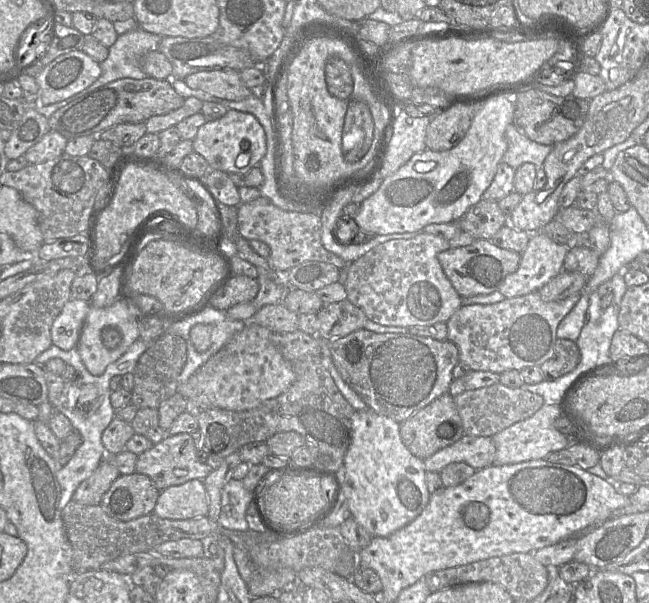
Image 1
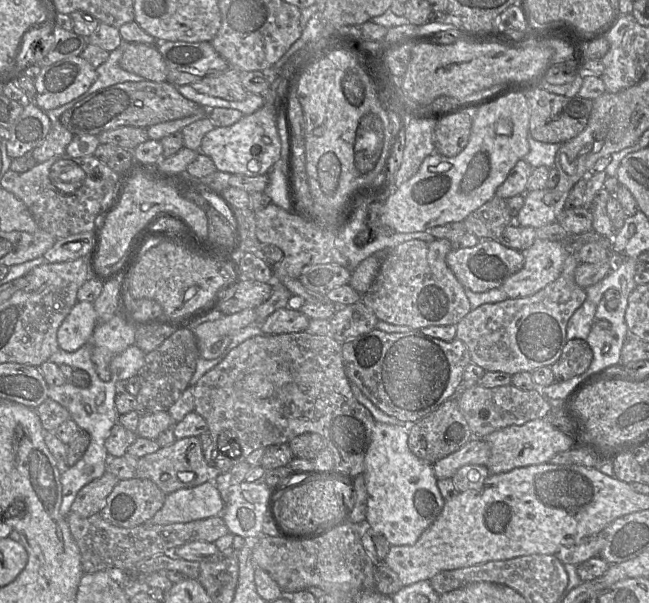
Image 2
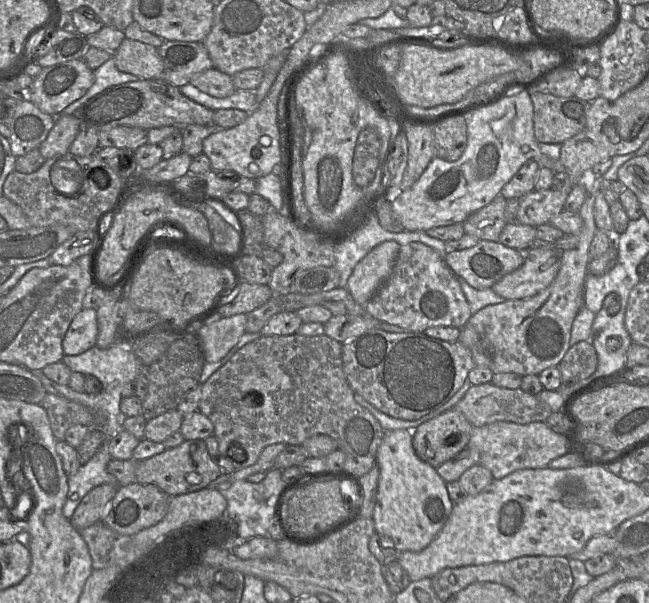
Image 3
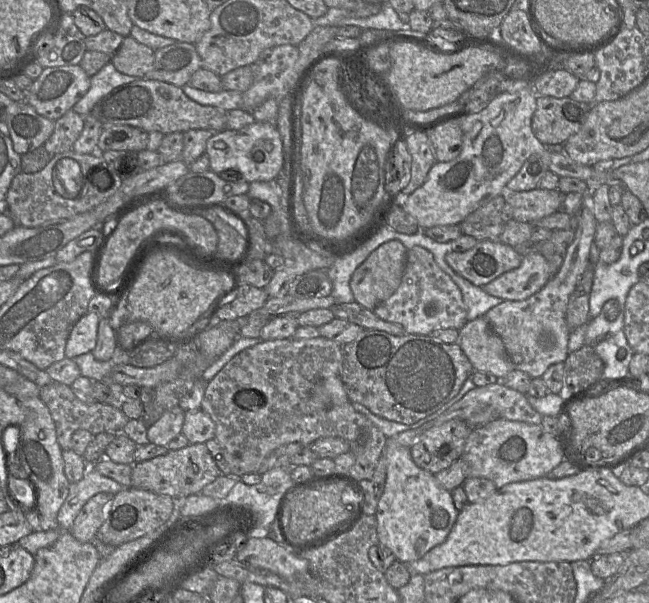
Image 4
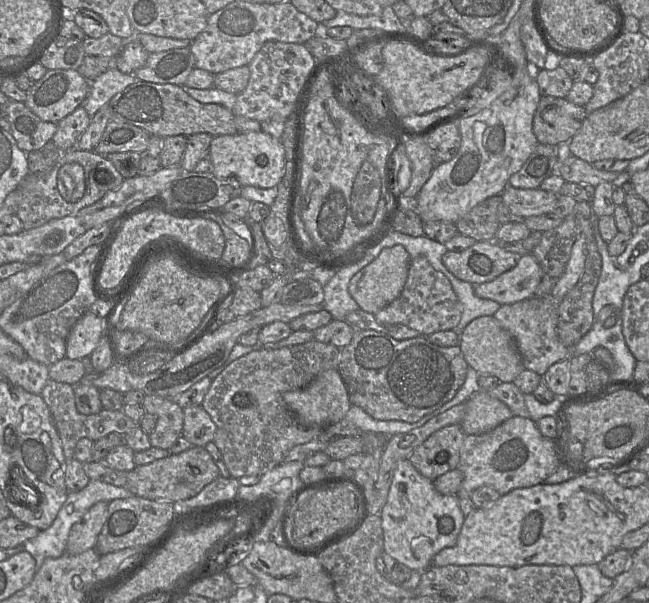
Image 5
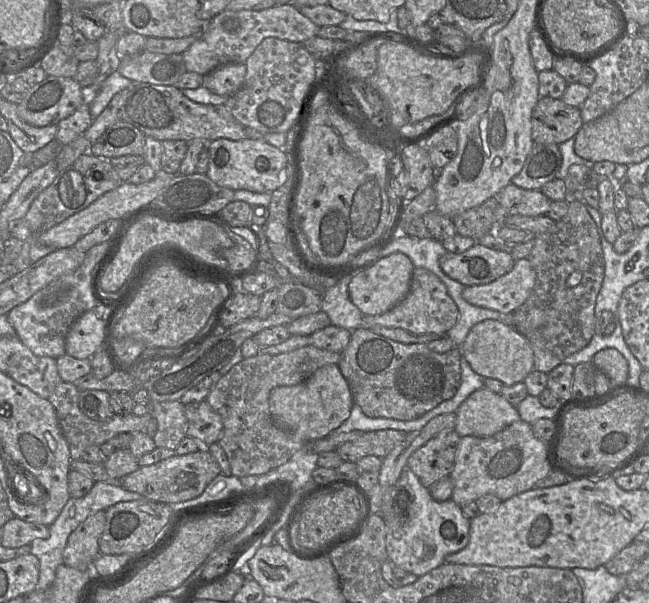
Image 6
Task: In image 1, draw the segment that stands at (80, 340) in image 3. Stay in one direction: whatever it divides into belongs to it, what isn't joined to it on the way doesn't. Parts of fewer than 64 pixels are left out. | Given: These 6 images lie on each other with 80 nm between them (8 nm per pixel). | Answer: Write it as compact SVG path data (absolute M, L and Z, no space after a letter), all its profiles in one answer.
M70 299L53 321L52 343L64 351L77 347L83 323L90 308L90 302Z

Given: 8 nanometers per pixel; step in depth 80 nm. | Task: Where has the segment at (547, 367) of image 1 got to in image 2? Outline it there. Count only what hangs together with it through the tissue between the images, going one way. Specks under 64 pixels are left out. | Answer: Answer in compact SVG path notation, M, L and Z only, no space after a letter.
M585 339L567 340L560 357L550 366L555 382L581 375L589 368L592 359L593 352Z

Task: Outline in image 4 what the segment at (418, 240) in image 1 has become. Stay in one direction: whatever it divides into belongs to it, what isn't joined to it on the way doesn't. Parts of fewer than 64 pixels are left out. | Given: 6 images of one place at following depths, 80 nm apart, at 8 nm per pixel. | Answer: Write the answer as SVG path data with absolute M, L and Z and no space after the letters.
M421 246L407 251L401 283L386 301L373 310L379 318L402 325L407 334L430 335L436 329L460 330L467 322L467 310L459 287L436 263L433 254Z

